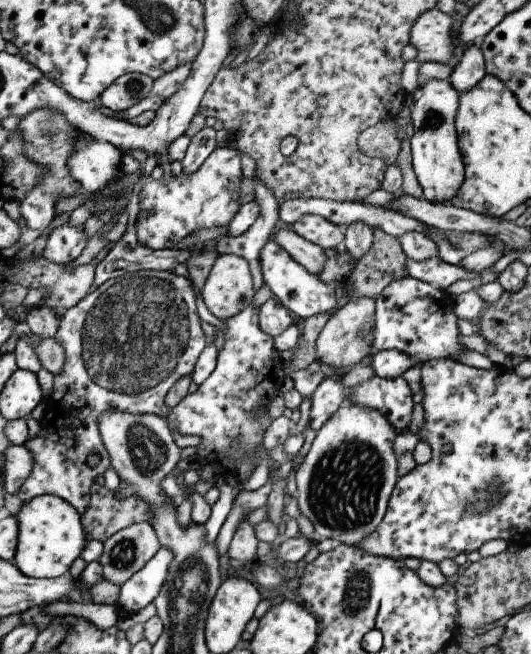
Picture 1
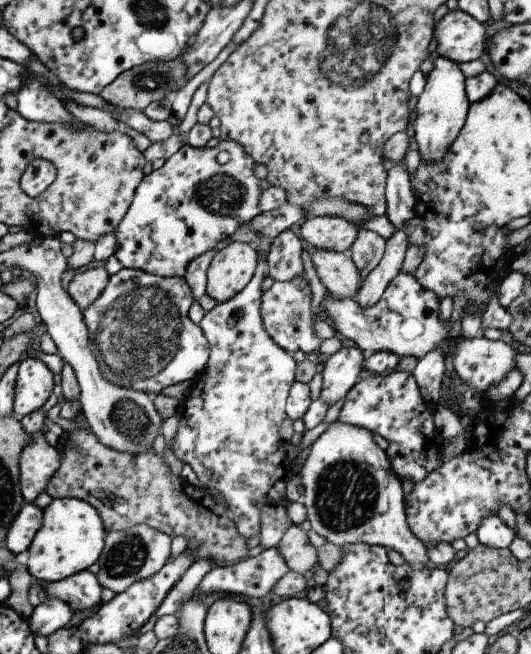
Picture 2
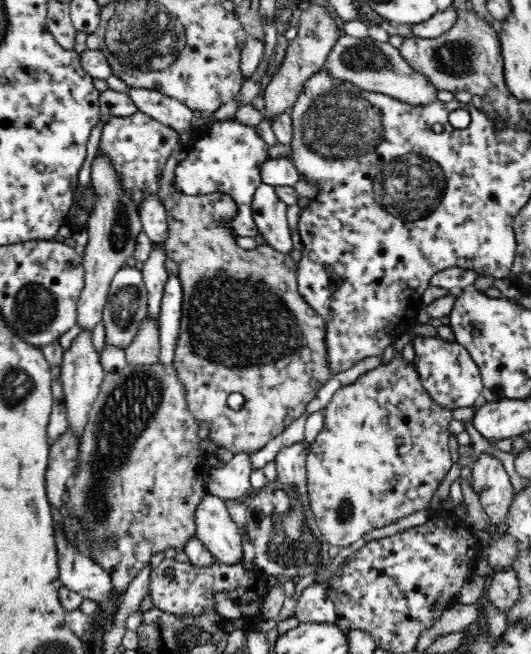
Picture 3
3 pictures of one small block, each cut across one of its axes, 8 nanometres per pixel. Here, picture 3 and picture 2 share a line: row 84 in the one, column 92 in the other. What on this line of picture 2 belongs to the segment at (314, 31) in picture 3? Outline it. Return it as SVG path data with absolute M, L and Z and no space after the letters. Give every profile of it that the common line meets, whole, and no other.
M104 267L88 268L72 278L68 292L74 302L84 310L100 296L108 281L109 274Z

